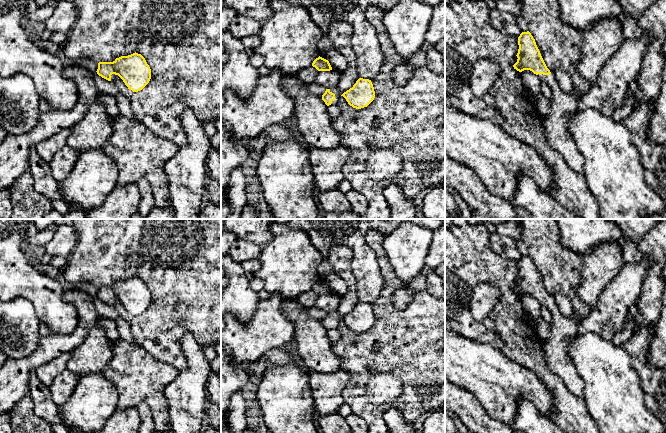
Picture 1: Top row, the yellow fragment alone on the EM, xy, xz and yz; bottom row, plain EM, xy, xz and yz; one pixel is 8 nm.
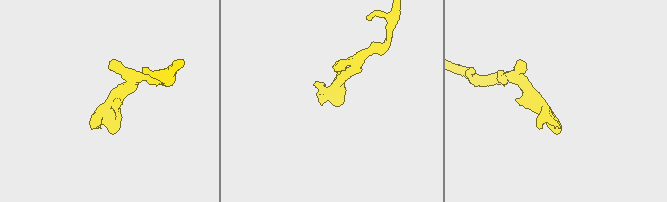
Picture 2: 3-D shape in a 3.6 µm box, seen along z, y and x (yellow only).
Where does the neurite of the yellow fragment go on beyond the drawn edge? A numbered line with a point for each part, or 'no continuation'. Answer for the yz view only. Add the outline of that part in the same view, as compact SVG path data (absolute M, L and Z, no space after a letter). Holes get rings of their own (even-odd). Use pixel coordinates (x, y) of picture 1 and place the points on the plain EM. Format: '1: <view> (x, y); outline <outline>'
1: yz (563, 330); outline M537 299L542 305L546 305L555 320L550 323L550 334L547 340L543 340L542 350L548 368L552 373L560 377L568 391L576 397L583 398L585 384L577 374L569 357L570 342L578 335L578 322L572 318L564 317L554 301L550 299Z

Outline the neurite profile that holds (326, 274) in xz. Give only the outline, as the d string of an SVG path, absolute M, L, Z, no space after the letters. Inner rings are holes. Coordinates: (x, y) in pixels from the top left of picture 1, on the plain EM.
M326 256L318 267L318 275L320 281L329 285L332 294L341 297L347 292L345 281L334 272Z

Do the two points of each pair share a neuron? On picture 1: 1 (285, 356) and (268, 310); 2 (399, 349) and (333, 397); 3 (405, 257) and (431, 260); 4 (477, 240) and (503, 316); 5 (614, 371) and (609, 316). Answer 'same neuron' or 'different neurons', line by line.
1: different neurons
2: different neurons
3: different neurons
4: same neuron
5: different neurons

